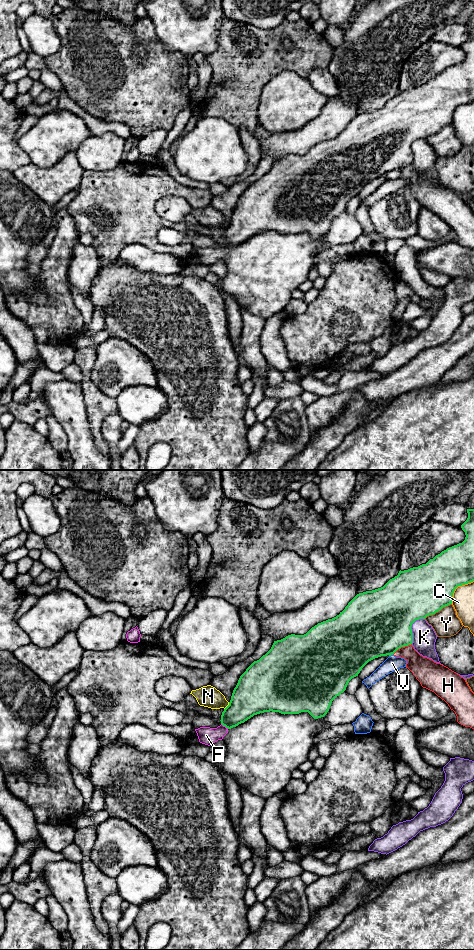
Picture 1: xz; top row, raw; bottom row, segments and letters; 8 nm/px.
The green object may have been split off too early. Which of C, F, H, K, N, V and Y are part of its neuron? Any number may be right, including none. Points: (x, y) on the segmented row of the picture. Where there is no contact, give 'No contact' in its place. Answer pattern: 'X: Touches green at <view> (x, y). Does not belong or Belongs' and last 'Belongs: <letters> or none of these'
C: Touches green at xz (457, 586). Does not belong
F: Touches green at xz (225, 726). Does not belong
H: Touches green at xz (401, 646). Does not belong
K: Touches green at xz (410, 628). Does not belong
N: Touches green at xz (227, 706). Does not belong
V: Touches green at xz (390, 655). Does not belong
Y: Touches green at xz (437, 611). Does not belong
Belongs: none of these

